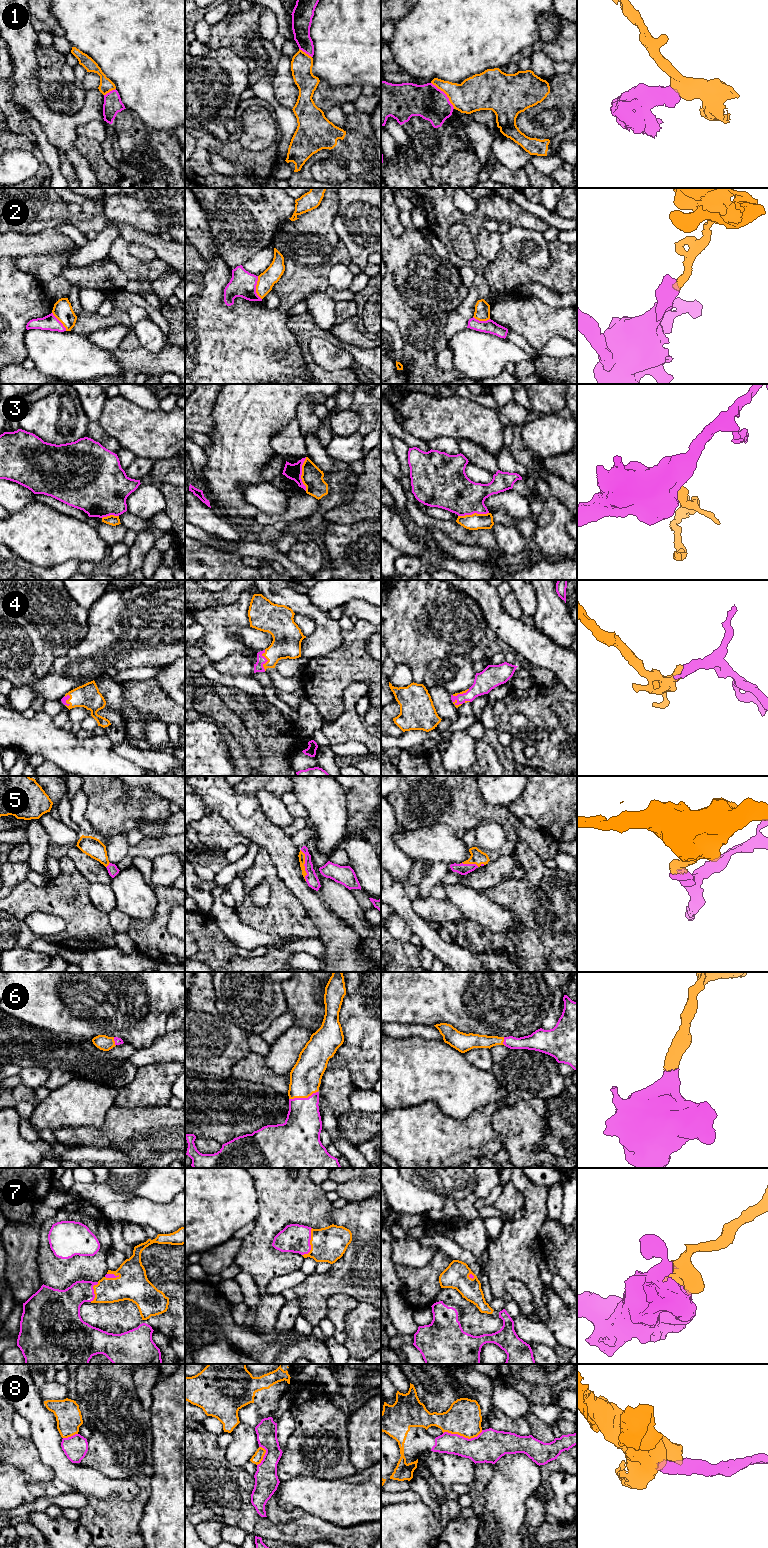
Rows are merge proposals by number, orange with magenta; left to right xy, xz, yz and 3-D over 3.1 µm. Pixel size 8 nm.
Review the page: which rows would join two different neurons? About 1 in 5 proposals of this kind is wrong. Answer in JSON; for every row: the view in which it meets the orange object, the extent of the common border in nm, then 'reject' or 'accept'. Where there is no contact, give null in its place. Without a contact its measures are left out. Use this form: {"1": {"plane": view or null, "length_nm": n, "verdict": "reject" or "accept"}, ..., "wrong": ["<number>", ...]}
{"1": {"plane": "yz", "length_nm": 280, "verdict": "reject"}, "2": {"plane": "xz", "length_nm": 190, "verdict": "reject"}, "3": {"plane": "xz", "length_nm": 280, "verdict": "reject"}, "4": {"plane": "xz", "length_nm": 170, "verdict": "accept"}, "5": {"plane": "xz", "length_nm": 260, "verdict": "accept"}, "6": {"plane": "xz", "length_nm": 240, "verdict": "accept"}, "7": {"plane": "xz", "length_nm": 240, "verdict": "accept"}, "8": {"plane": "yz", "length_nm": 320, "verdict": "accept"}, "wrong": ["1", "2", "3"]}

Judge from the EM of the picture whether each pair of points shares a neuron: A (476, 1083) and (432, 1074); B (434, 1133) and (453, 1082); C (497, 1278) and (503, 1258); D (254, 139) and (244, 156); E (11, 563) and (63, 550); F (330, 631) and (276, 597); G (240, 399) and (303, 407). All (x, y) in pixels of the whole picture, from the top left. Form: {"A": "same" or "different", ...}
{"A": "same", "B": "different", "C": "same", "D": "different", "E": "different", "F": "same", "G": "different"}

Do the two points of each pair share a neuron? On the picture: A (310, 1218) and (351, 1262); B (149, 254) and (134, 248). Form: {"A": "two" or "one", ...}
{"A": "two", "B": "one"}

